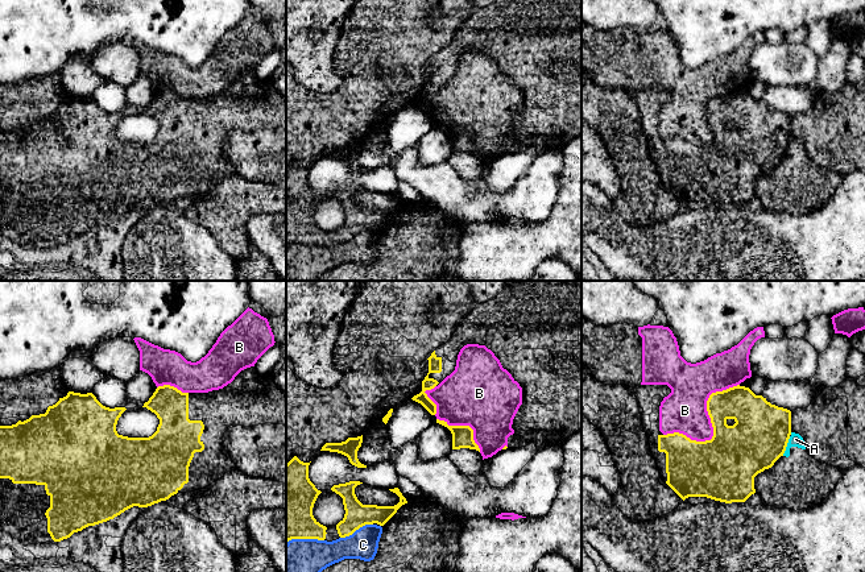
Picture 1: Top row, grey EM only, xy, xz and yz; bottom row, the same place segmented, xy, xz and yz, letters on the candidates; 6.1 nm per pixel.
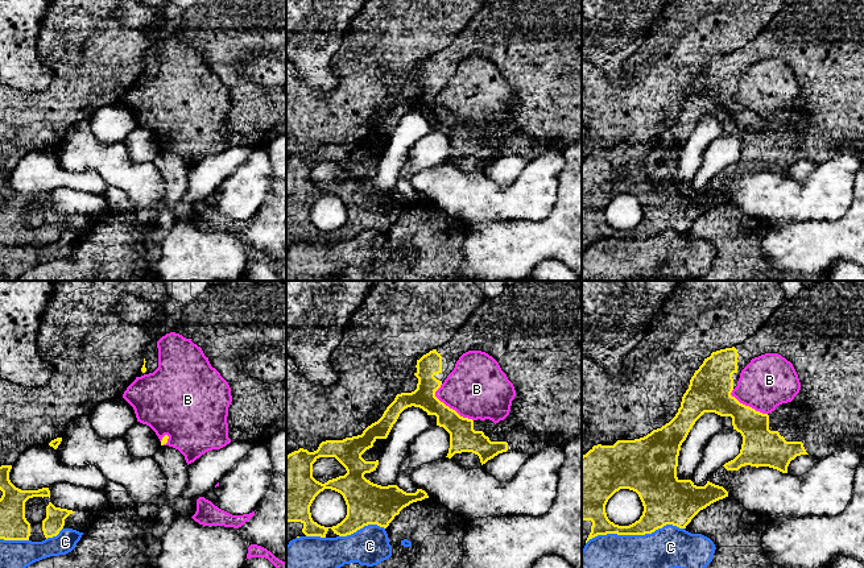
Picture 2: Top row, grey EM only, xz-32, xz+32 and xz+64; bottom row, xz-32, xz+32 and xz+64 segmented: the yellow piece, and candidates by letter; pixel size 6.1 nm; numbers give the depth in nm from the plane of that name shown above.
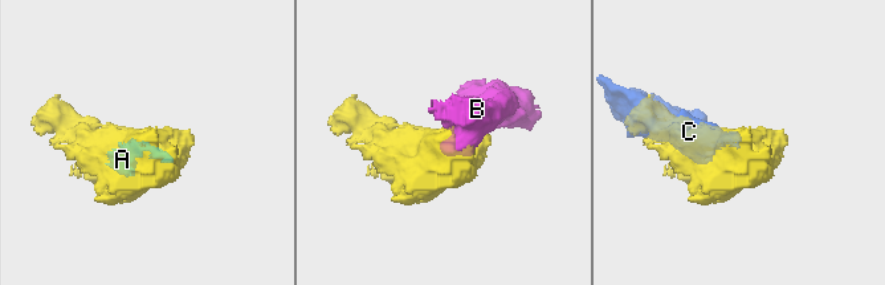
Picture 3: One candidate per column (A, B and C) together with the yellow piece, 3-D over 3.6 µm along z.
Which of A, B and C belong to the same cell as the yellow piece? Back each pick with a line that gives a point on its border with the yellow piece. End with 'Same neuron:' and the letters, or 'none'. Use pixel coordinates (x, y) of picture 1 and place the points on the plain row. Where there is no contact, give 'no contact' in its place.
Same neuron: none

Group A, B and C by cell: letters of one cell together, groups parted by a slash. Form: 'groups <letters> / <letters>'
groups A C / B

